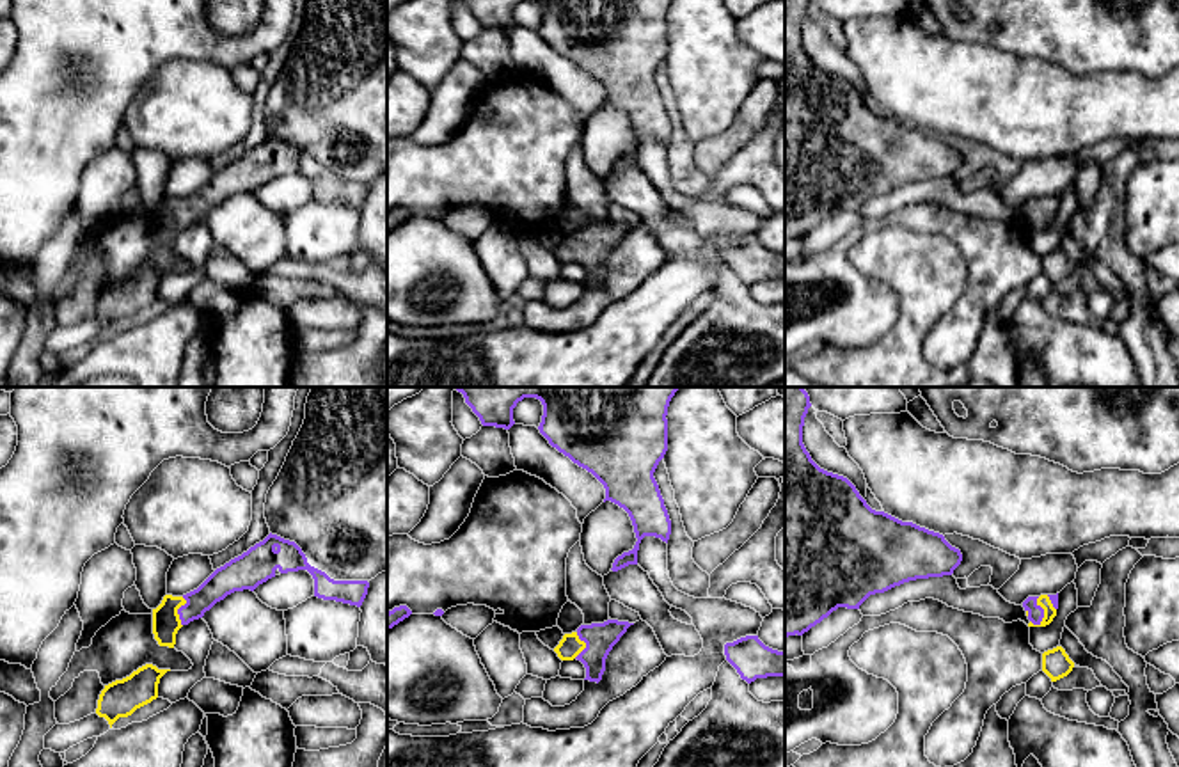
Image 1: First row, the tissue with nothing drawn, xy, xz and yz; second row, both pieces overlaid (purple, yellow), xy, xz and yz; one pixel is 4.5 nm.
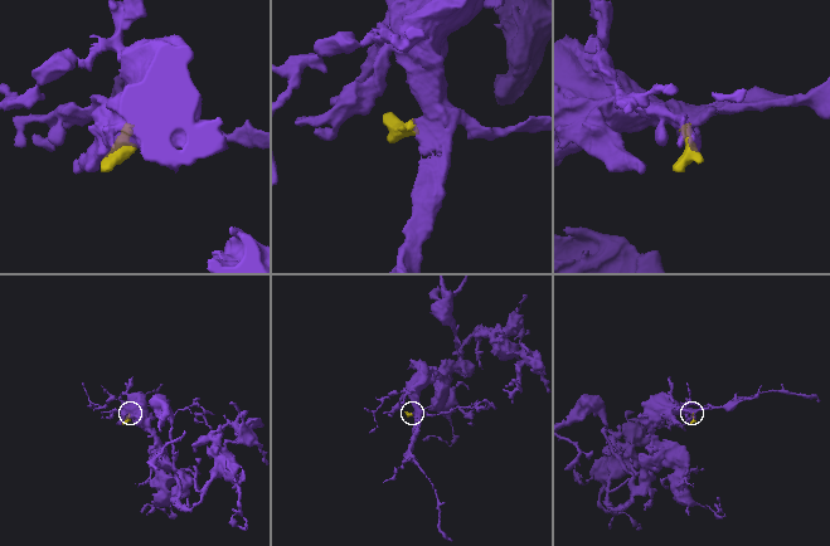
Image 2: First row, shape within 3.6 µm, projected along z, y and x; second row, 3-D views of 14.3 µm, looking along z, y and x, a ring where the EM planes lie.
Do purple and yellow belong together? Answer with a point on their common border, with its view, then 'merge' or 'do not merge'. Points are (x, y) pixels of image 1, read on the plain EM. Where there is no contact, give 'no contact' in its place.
meets purple in yz at (1043, 215); merge

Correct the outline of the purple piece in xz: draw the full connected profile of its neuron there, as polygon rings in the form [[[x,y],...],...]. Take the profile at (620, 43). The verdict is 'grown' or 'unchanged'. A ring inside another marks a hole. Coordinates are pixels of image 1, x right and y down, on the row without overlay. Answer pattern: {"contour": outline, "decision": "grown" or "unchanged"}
{"contour": [[[536,0],[543,7],[540,36],[552,50],[591,75],[605,91],[605,103],[623,110],[634,128],[636,147],[613,165],[613,174],[637,167],[639,146],[655,138],[668,146],[671,123],[653,75],[668,53],[671,0]]], "decision": "unchanged"}

